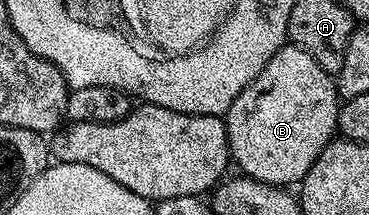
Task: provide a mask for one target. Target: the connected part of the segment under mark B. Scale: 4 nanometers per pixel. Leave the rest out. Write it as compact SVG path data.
M289 43L283 45L280 51L276 51L276 55L272 55L272 59L268 59L268 67L264 67L264 71L260 71L260 75L256 75L256 79L252 79L252 83L248 83L248 87L244 87L244 91L240 91L240 95L236 95L236 99L232 99L232 107L228 107L228 111L224 114L226 134L228 135L233 164L235 166L238 164L242 168L239 170L245 176L257 181L263 181L269 185L281 185L283 187L297 186L304 179L304 175L308 175L312 163L316 163L320 151L324 151L326 144L335 136L338 127L339 104L340 98L335 78L331 74L326 73L324 67L320 67L320 63L316 63L316 59L312 59L312 55L308 55L308 51L304 51L300 47Z

